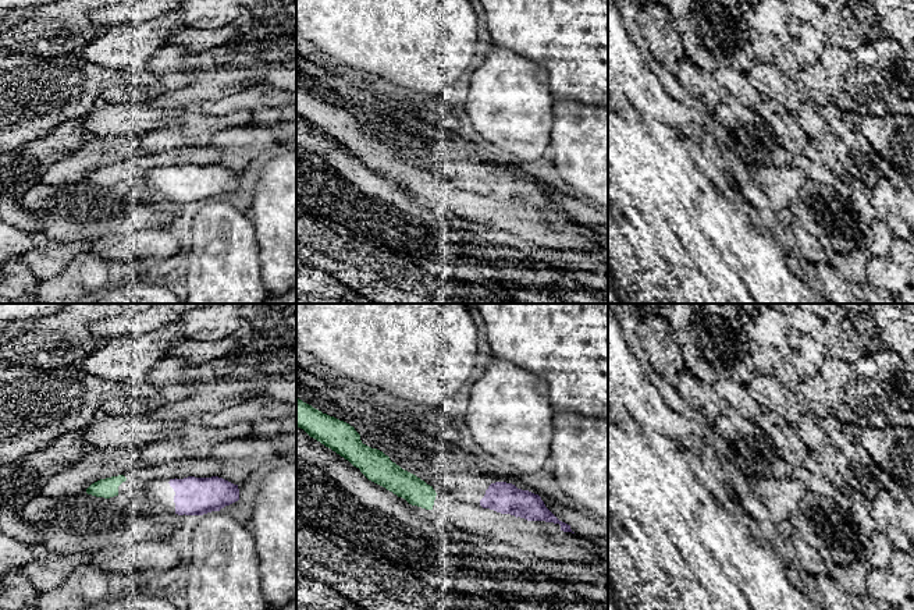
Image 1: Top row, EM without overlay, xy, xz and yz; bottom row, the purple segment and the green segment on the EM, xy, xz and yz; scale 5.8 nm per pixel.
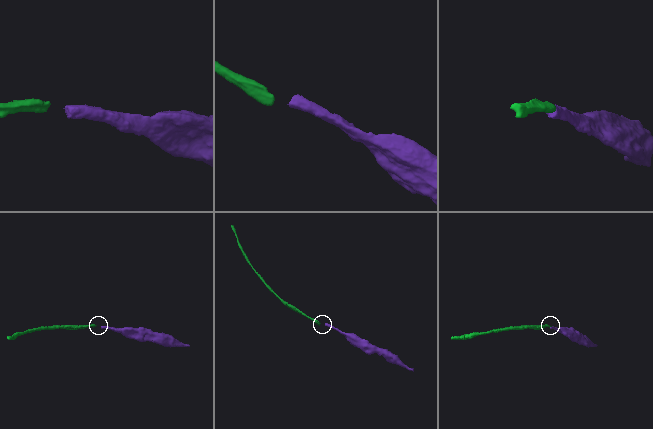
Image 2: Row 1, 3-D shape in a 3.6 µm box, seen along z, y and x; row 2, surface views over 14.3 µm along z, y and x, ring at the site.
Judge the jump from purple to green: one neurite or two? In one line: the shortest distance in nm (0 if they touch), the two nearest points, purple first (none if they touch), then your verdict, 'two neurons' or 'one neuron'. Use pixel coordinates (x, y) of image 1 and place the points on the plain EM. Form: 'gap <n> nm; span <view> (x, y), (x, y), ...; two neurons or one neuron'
gap 240 nm; span xy (169, 170), (125, 167); two neurons

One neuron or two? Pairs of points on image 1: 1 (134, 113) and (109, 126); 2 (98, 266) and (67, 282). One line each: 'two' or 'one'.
1: one
2: one

